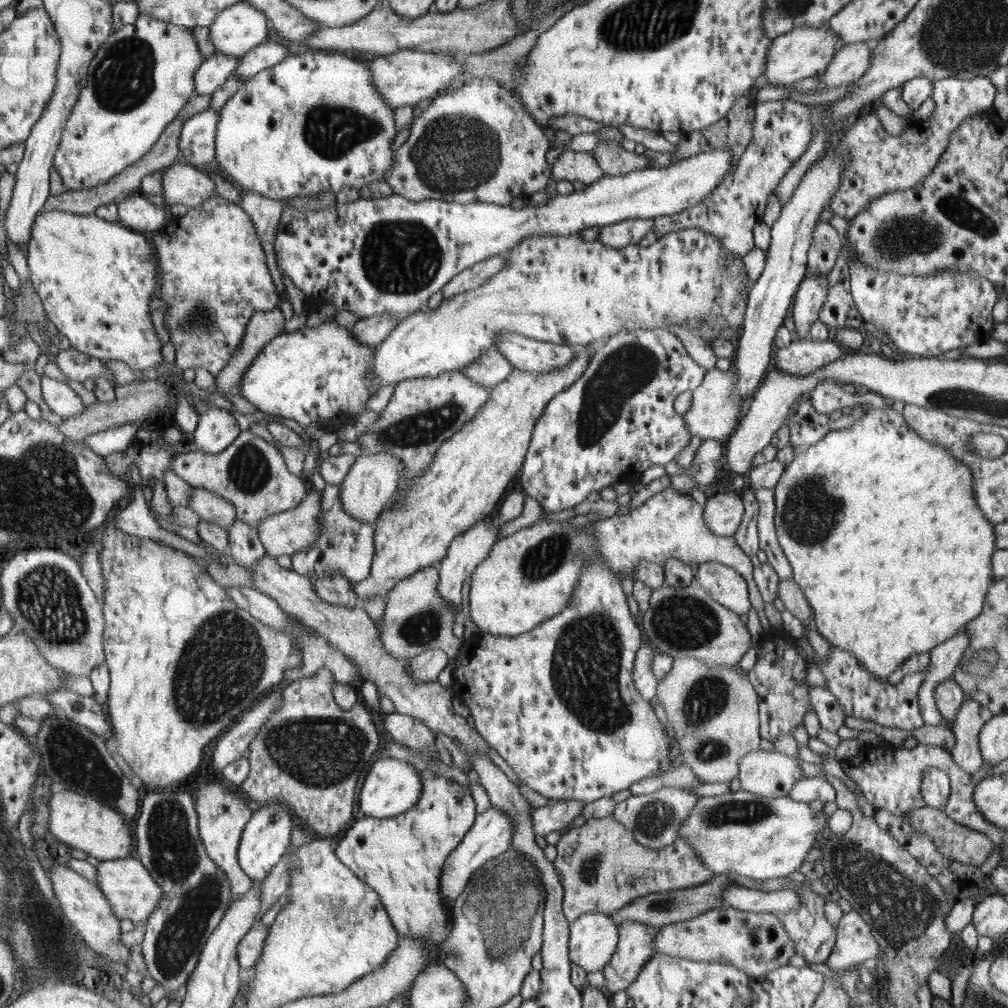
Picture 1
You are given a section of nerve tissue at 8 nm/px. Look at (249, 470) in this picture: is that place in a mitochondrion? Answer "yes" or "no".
yes

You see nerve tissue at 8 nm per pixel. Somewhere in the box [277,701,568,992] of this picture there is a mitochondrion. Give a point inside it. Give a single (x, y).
(500, 915)

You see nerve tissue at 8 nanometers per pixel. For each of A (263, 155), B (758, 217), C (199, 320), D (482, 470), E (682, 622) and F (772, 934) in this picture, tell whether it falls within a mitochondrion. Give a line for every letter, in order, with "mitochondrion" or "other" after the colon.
A: other
B: other
C: mitochondrion
D: other
E: mitochondrion
F: other

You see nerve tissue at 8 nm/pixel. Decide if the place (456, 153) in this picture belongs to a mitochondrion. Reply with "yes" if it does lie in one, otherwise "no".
yes

